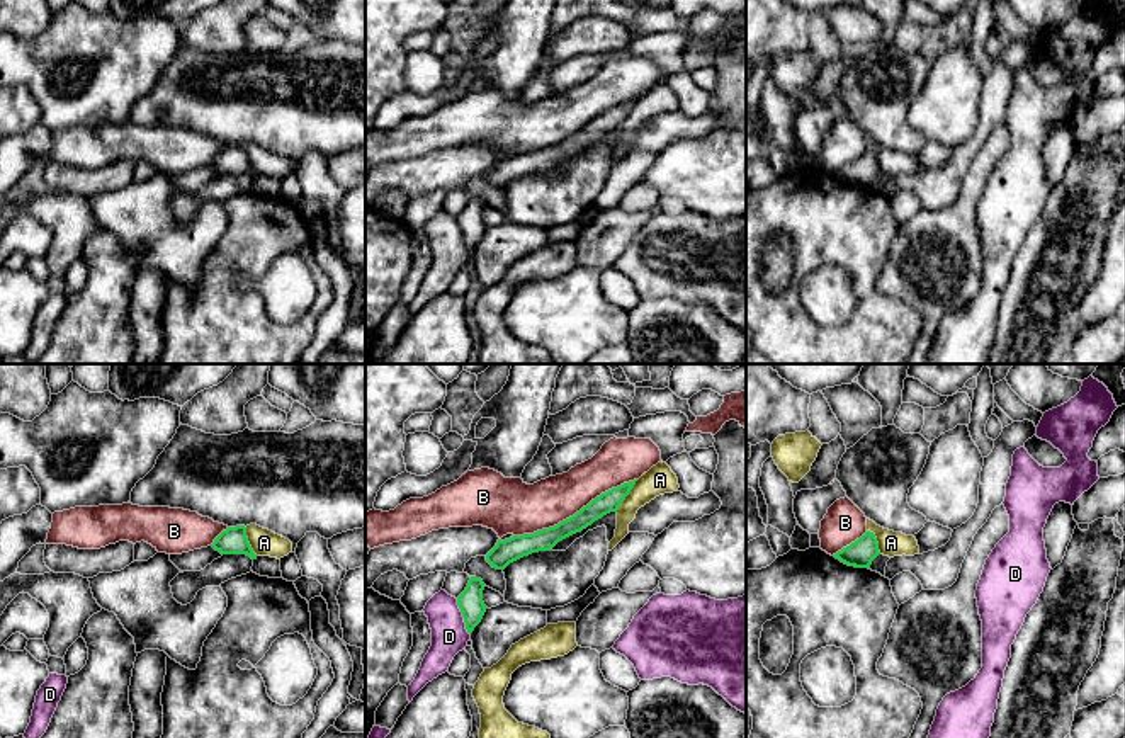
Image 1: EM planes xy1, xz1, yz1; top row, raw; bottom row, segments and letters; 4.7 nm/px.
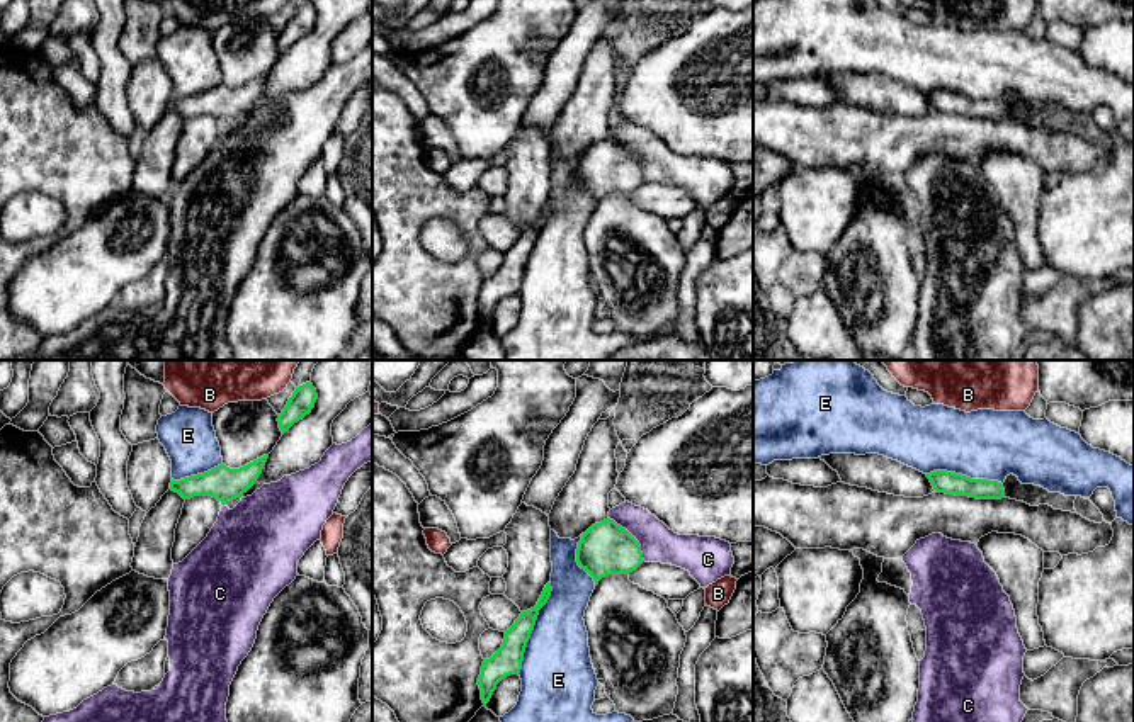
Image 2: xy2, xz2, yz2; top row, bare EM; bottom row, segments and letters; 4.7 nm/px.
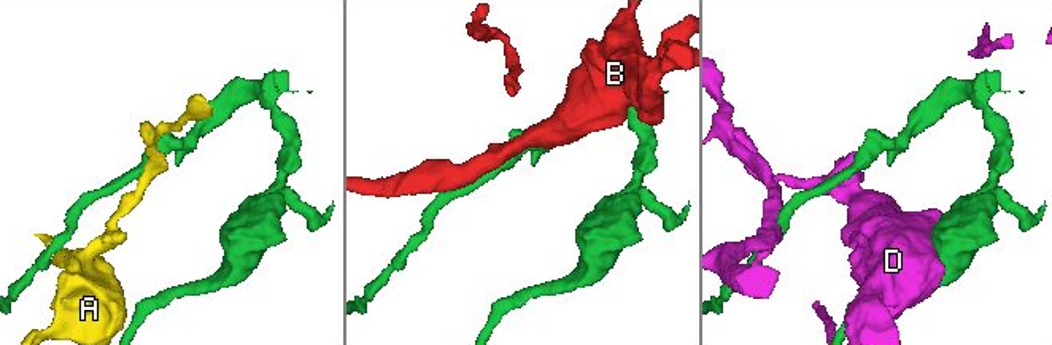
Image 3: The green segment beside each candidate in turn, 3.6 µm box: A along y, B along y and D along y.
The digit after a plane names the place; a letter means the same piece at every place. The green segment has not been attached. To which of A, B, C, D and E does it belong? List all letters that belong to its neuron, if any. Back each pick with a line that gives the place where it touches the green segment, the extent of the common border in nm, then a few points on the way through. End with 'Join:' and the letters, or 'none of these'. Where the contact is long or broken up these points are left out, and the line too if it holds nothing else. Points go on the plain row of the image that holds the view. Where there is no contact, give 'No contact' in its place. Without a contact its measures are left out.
C: Touches green at xz2 (633, 157). Shared border 280 nm
Join: C

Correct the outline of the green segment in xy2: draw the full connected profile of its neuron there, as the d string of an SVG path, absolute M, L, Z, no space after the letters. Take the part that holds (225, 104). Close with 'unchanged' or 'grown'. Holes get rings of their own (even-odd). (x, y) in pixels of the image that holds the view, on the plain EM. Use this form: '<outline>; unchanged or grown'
M264 75L240 88L230 88L224 83L197 95L190 95L180 100L170 102L170 109L179 112L184 119L194 116L213 116L221 124L226 124L247 112L267 82L269 75Z; unchanged

